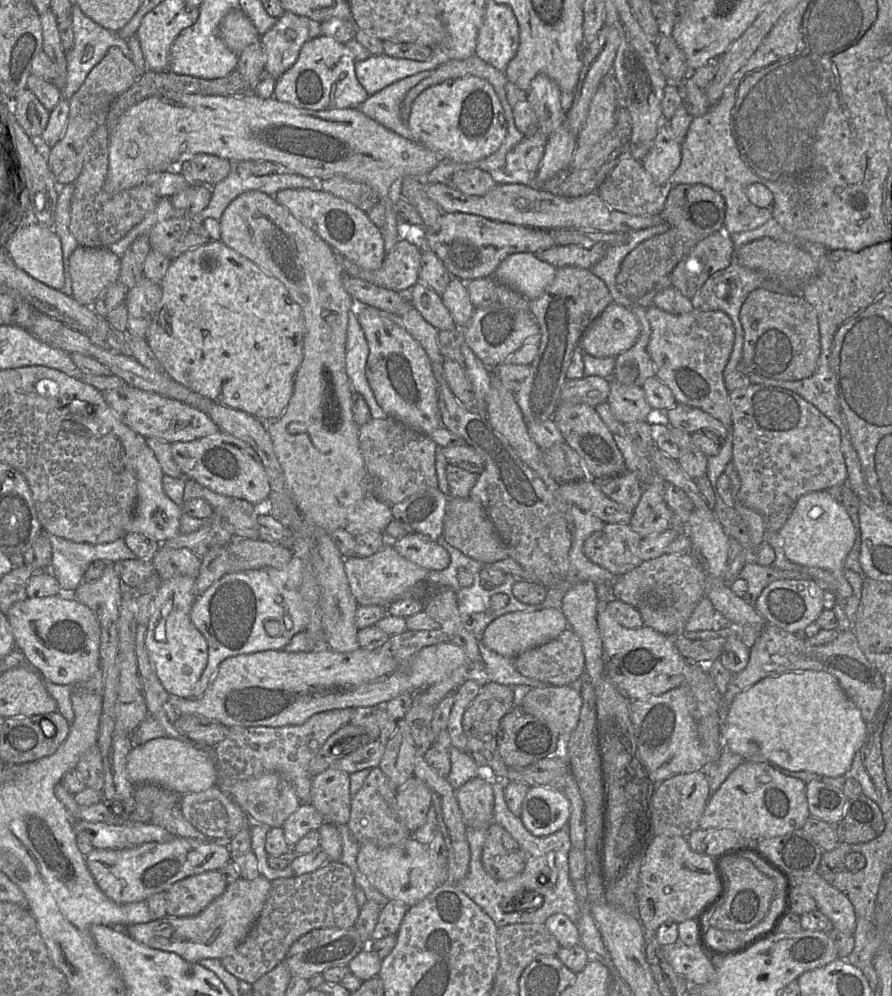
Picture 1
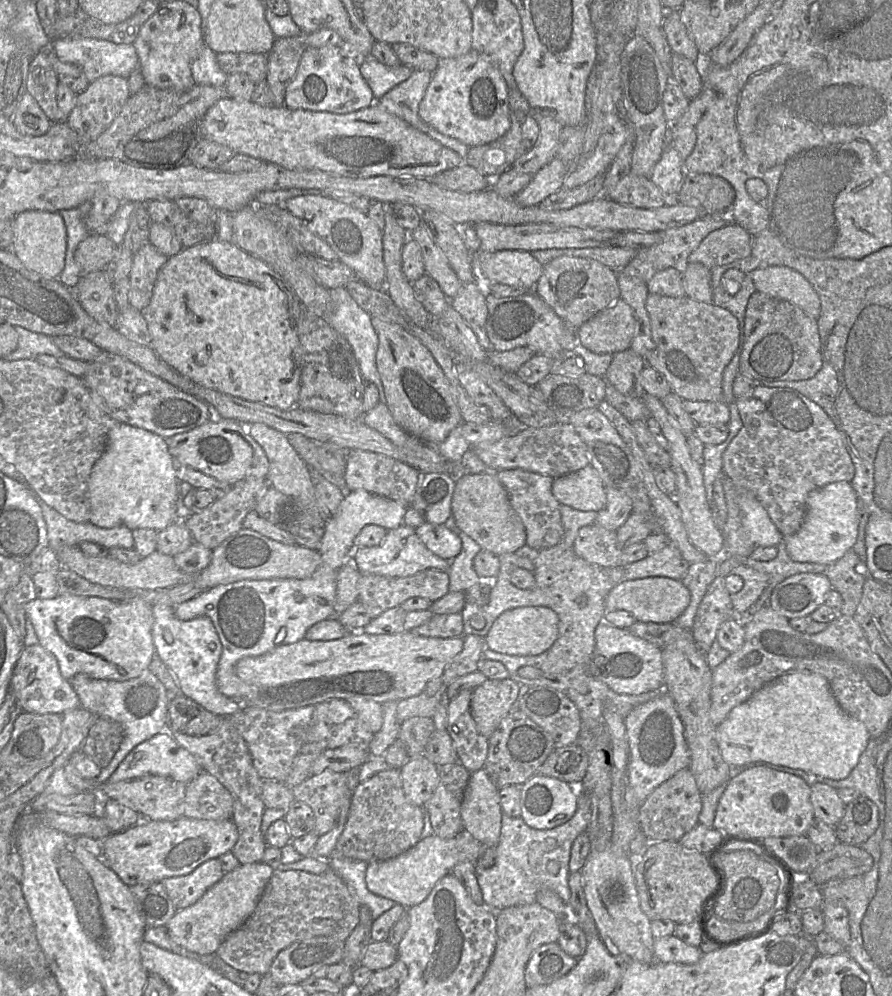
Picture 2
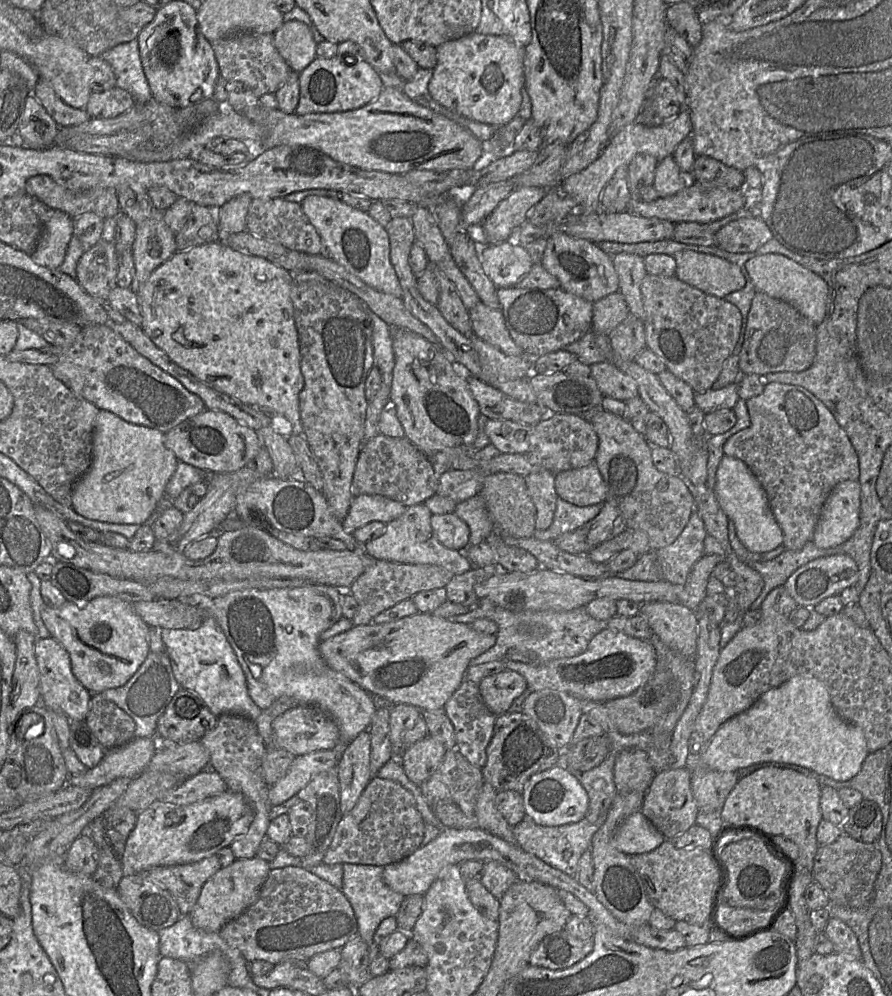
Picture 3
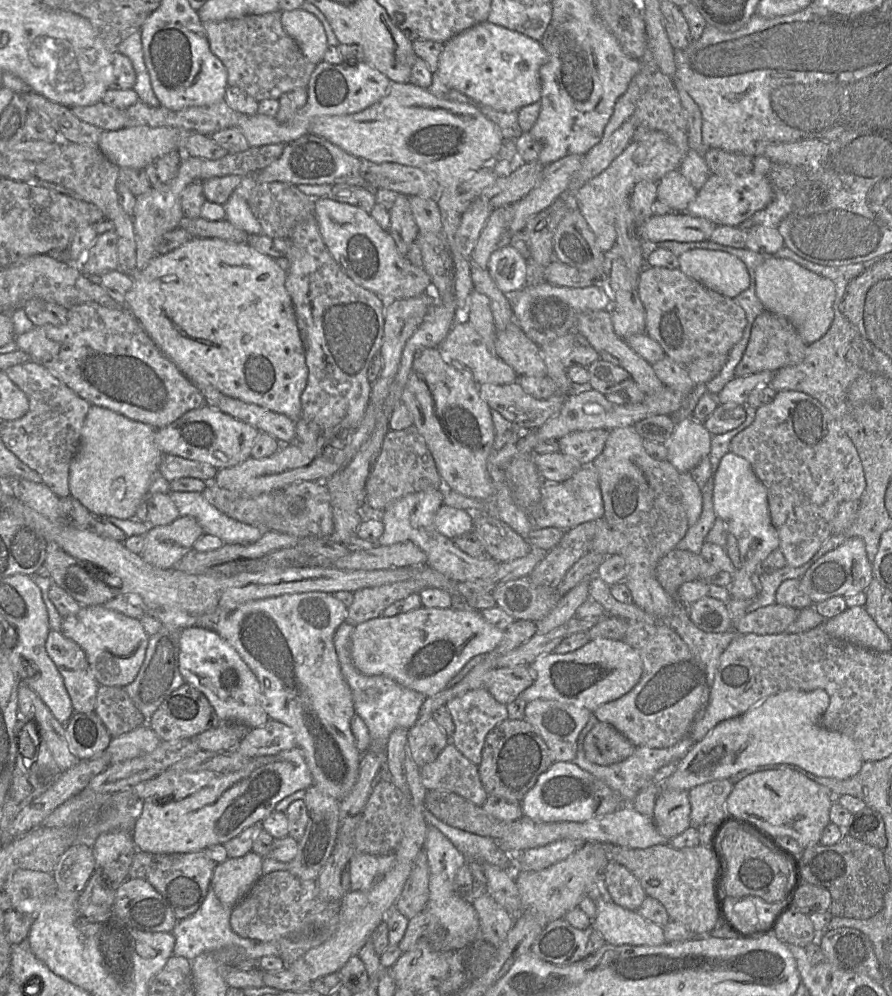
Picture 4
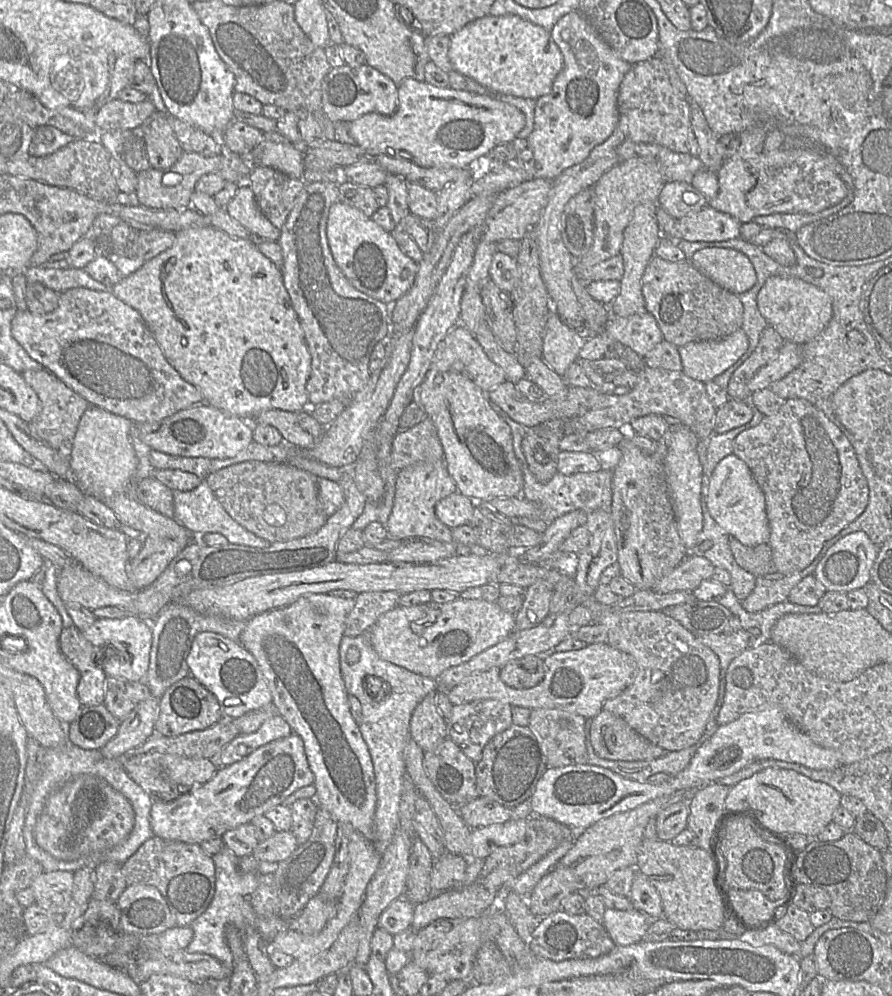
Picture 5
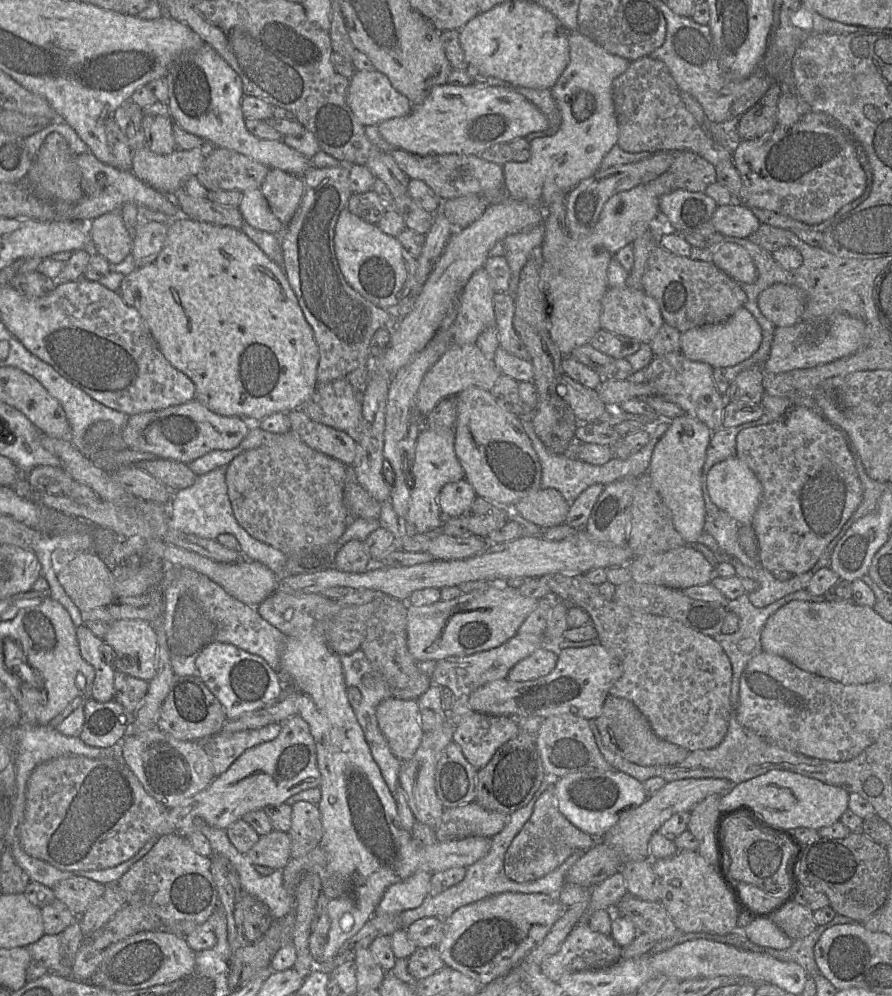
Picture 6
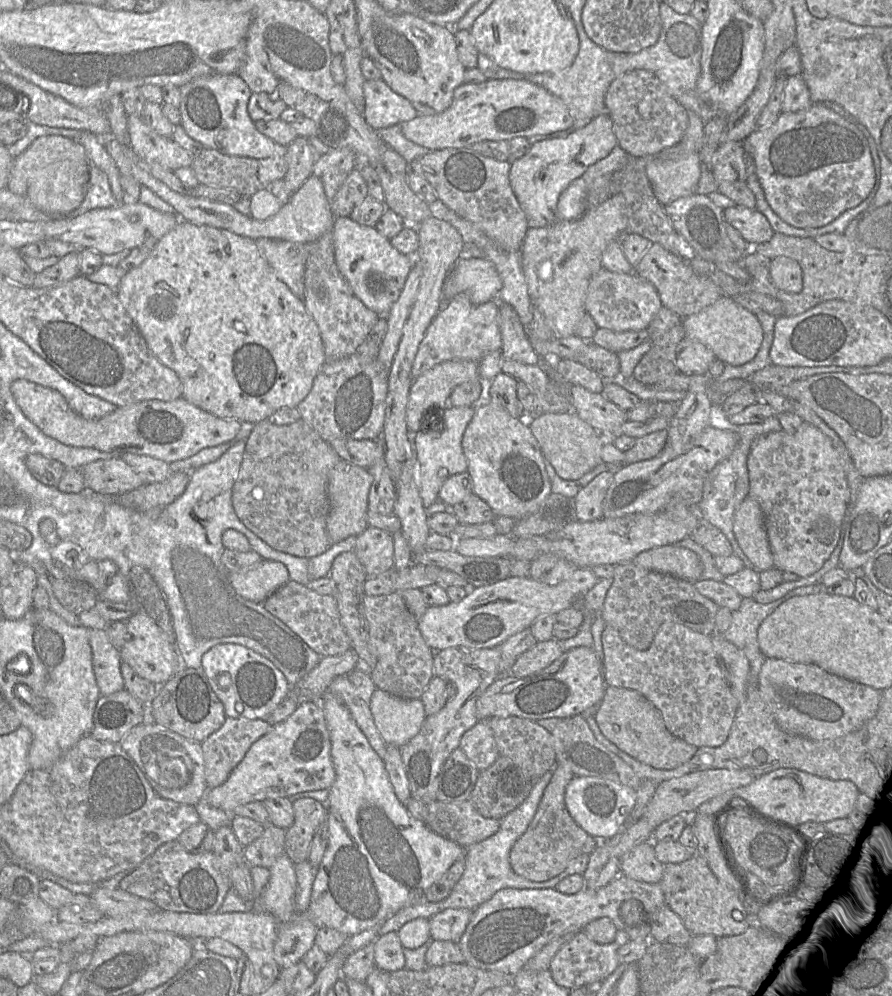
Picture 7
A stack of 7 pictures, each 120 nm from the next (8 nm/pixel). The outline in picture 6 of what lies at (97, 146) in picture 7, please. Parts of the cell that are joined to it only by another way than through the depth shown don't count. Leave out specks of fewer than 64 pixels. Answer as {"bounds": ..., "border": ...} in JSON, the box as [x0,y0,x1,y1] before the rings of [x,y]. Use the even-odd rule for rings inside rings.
{"bounds":[87,209,132,264],"border":[[[121,209],[108,212],[99,216],[87,224],[92,251],[104,257],[109,264],[120,263],[132,249],[132,230],[128,230],[122,220]]]}

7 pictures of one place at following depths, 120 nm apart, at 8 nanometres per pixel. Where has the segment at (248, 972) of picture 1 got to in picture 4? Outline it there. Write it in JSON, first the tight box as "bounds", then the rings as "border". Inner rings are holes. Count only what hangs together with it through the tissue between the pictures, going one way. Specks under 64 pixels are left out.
{"bounds":[230,870,341,966],"border":[[[278,870],[262,875],[232,909],[230,926],[242,938],[277,946],[278,956],[289,966],[335,933],[340,909],[341,902],[321,897],[316,880],[302,880],[288,870]]]}

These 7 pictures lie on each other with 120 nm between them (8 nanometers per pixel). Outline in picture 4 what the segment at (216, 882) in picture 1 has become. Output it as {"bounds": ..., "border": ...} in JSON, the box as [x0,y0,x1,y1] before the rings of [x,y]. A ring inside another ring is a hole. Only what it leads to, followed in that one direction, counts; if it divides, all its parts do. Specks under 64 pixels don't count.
{"bounds":[128,850,217,920],"border":[[[136,850],[128,874],[150,883],[166,900],[175,917],[181,920],[196,912],[203,903],[217,865],[204,851],[155,854]]]}

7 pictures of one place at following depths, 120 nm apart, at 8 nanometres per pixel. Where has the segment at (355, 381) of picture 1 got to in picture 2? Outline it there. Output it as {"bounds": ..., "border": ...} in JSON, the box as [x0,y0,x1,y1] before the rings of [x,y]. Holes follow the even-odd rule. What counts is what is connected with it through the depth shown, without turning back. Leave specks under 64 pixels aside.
{"bounds":[323,287,385,403],"border":[[[344,287],[329,289],[329,294],[330,310],[327,311],[327,315],[325,315],[323,319],[348,341],[359,365],[364,382],[375,384],[379,392],[379,403],[385,403],[383,384],[376,367],[376,352],[379,340],[371,324],[370,315],[356,303]]]}

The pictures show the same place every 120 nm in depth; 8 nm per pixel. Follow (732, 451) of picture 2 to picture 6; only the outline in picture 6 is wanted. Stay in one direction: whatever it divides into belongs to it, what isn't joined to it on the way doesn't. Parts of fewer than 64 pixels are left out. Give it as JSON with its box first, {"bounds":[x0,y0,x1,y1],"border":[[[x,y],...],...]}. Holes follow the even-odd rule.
{"bounds":[736,406,863,575],"border":[[[794,406],[784,420],[741,430],[736,437],[736,455],[755,473],[763,487],[752,523],[758,538],[759,565],[772,573],[800,575],[811,570],[863,499],[862,484],[846,435],[818,410]]]}

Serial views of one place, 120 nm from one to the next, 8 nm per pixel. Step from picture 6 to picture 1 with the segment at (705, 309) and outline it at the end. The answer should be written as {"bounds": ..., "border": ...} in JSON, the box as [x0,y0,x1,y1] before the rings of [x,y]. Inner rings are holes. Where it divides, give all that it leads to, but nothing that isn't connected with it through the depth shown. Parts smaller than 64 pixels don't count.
{"bounds":[646,305,734,429],"border":[[[651,305],[646,308],[651,336],[648,353],[658,379],[670,388],[677,403],[698,408],[719,420],[726,429],[732,425],[728,390],[723,370],[734,343],[731,319],[721,311],[694,308],[685,314],[671,314]]]}

